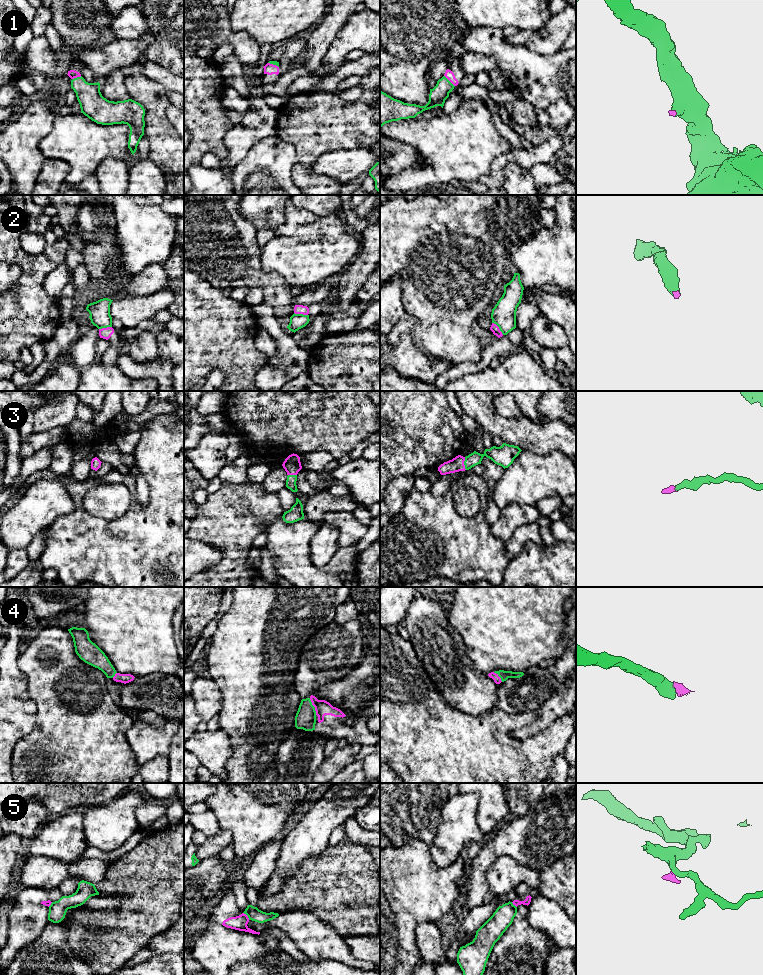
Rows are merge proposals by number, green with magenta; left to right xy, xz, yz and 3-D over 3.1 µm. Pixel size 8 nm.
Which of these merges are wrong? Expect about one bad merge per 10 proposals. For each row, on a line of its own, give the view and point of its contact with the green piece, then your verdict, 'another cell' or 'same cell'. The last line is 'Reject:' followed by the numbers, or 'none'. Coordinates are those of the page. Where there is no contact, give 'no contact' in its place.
1: yz (449, 81) | same cell
2: yz (499, 328) | same cell
3: yz (464, 463) | same cell
4: xz (313, 706) | same cell
5: xz (247, 915) | another cell
Reject: 5

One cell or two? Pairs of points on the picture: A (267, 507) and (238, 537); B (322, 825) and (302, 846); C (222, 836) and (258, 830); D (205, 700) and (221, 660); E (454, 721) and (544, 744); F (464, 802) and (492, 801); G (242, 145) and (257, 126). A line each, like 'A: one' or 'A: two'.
A: one
B: one
C: two
D: two
E: one
F: two
G: one

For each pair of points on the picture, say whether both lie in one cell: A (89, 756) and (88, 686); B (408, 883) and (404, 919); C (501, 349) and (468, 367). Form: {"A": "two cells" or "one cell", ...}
{"A": "one cell", "B": "one cell", "C": "one cell"}

